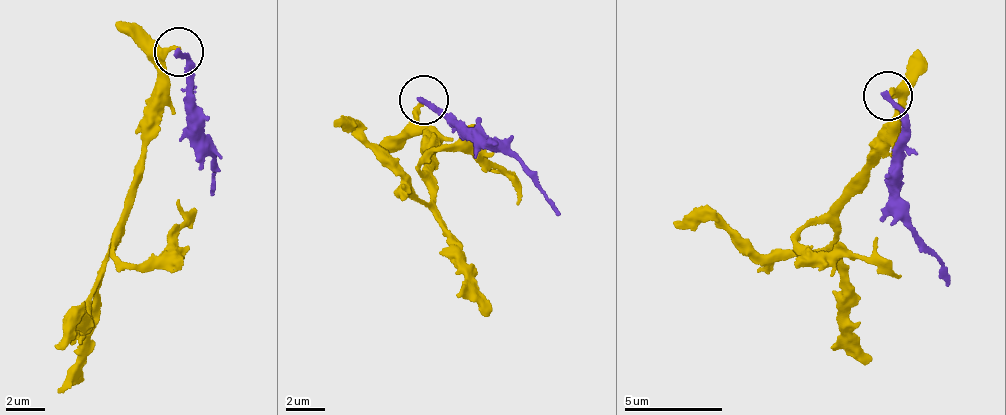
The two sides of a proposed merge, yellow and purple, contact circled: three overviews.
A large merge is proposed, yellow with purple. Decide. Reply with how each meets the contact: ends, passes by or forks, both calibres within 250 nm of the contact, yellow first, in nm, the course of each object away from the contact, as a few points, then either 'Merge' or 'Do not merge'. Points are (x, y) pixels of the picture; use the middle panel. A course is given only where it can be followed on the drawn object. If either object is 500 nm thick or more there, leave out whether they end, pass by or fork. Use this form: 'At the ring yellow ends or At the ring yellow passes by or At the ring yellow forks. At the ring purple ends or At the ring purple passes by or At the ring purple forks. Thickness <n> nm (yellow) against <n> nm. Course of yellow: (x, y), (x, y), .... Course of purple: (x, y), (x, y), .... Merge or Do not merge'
At the ring yellow ends. At the ring purple ends. Thickness 220 nm (yellow) against 320 nm. Course of yellow: (424, 102), (417, 125), (438, 147), (431, 204), (356, 128), (336, 120). Course of purple: (424, 98), (490, 150), (511, 155), (546, 190), (558, 217). Do not merge

